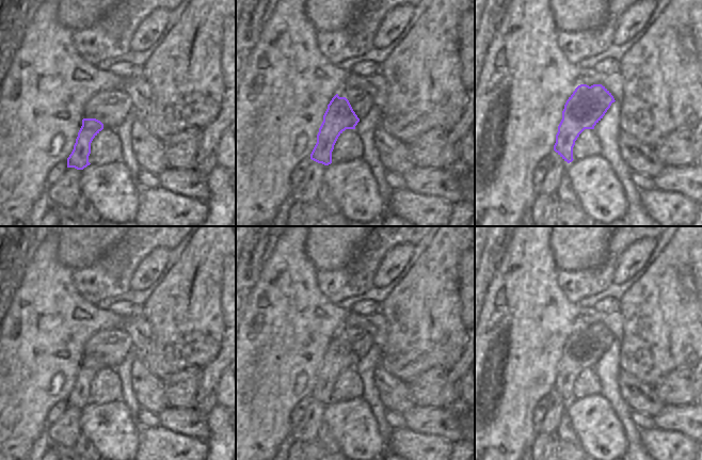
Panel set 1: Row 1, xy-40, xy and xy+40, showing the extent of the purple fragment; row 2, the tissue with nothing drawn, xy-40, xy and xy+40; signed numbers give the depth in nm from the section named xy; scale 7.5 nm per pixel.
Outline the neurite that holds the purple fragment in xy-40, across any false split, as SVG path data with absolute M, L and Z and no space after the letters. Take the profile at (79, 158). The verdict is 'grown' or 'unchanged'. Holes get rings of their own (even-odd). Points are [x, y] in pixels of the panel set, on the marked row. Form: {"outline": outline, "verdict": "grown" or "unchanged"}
{"outline": "M123 89L102 91L89 99L84 118L74 149L67 158L67 168L83 170L91 163L91 143L102 129L116 129L133 110L131 98Z", "verdict": "grown"}

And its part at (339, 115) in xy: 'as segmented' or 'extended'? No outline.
extended

